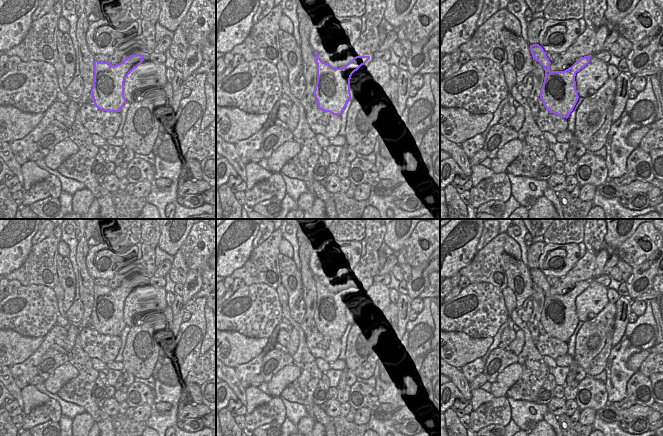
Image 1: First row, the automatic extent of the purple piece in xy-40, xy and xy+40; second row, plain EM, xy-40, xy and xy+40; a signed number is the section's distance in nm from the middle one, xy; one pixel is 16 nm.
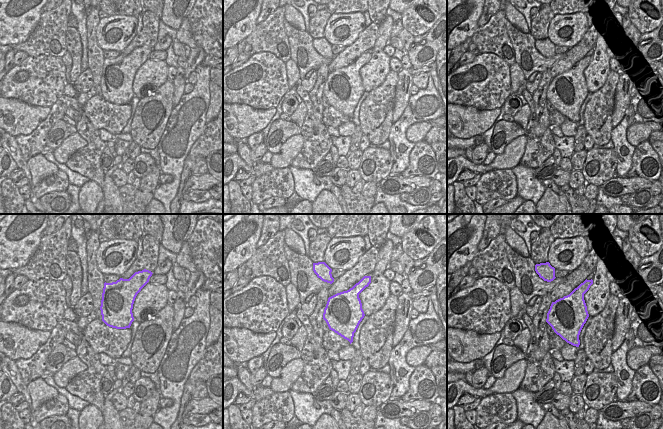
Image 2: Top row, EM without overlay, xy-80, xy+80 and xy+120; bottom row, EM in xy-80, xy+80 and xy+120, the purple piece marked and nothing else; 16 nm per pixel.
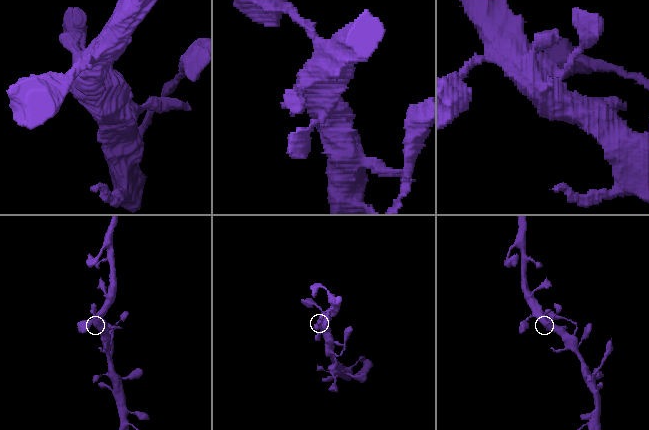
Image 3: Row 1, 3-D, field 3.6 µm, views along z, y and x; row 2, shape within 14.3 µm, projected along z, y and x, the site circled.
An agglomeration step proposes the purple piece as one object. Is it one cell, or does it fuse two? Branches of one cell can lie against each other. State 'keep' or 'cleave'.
keep

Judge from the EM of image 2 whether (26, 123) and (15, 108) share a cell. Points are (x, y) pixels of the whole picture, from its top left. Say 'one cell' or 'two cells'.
one cell

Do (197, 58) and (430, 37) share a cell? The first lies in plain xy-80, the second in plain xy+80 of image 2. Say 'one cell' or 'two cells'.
one cell

